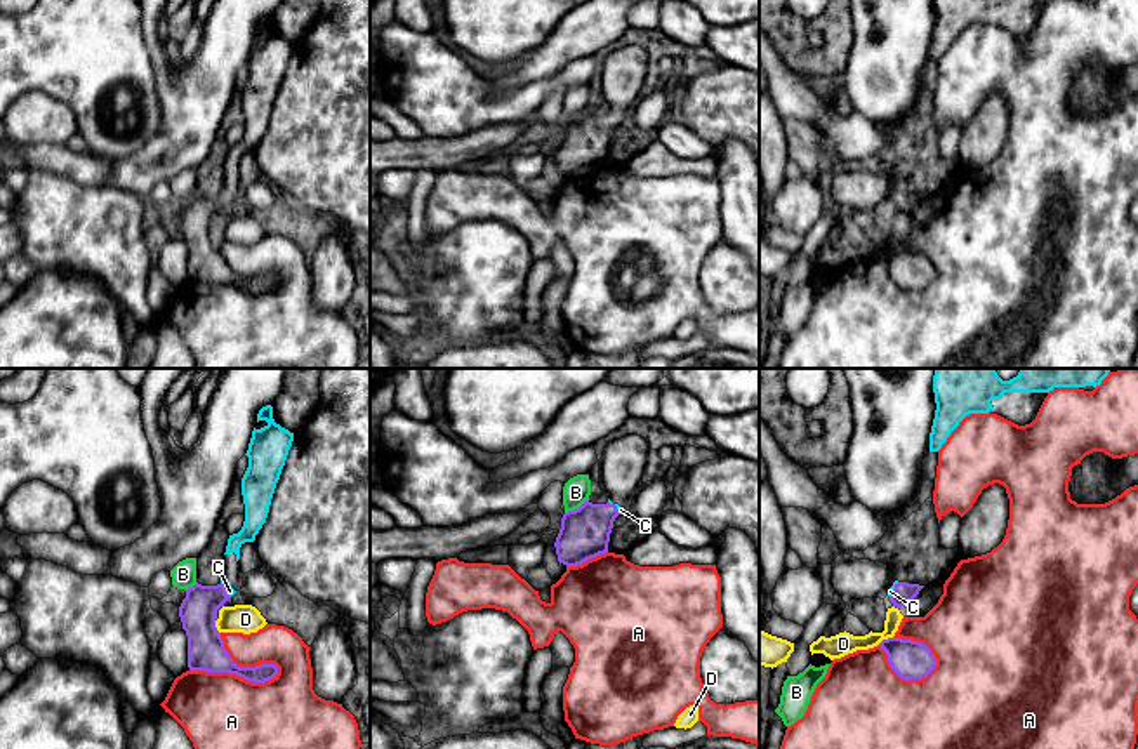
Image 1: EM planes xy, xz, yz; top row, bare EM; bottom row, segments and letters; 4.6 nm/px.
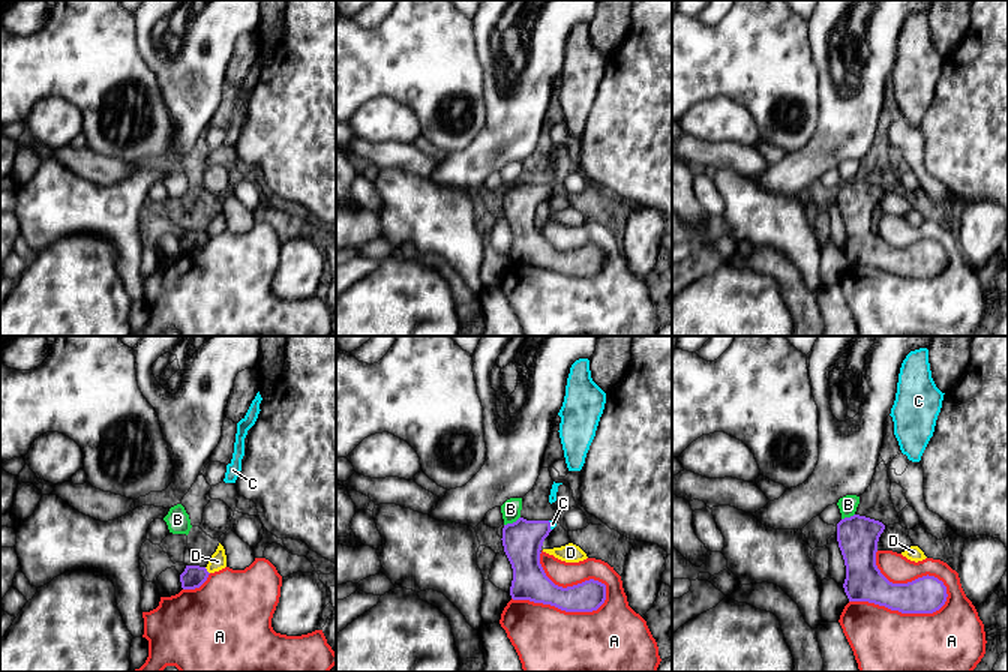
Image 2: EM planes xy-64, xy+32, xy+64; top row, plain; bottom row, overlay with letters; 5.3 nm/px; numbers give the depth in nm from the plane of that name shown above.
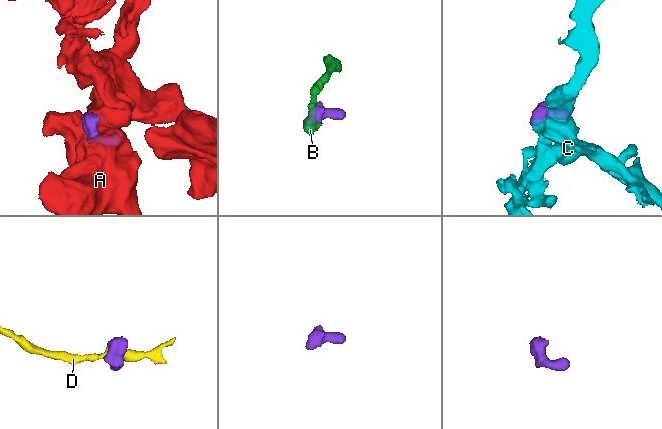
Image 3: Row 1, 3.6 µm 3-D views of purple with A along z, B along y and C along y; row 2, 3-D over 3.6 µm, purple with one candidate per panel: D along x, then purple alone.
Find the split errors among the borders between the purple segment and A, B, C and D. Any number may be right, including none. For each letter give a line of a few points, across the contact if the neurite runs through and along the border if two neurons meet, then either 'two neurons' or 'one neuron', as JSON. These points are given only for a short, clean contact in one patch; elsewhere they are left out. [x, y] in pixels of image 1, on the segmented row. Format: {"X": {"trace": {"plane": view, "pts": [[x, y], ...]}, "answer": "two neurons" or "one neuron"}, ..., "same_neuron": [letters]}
{"A": {"answer": "two neurons"}, "B": {"trace": {"plane": "xz", "pts": [[588, 499], [565, 513]]}, "answer": "two neurons"}, "C": {"trace": {"plane": "xy", "pts": [[198, 609], [224, 589], [230, 591]]}, "answer": "one neuron"}, "D": {"trace": {"plane": "yz", "pts": [[893, 635], [876, 645]]}, "answer": "two neurons"}, "same_neuron": ["C"]}

